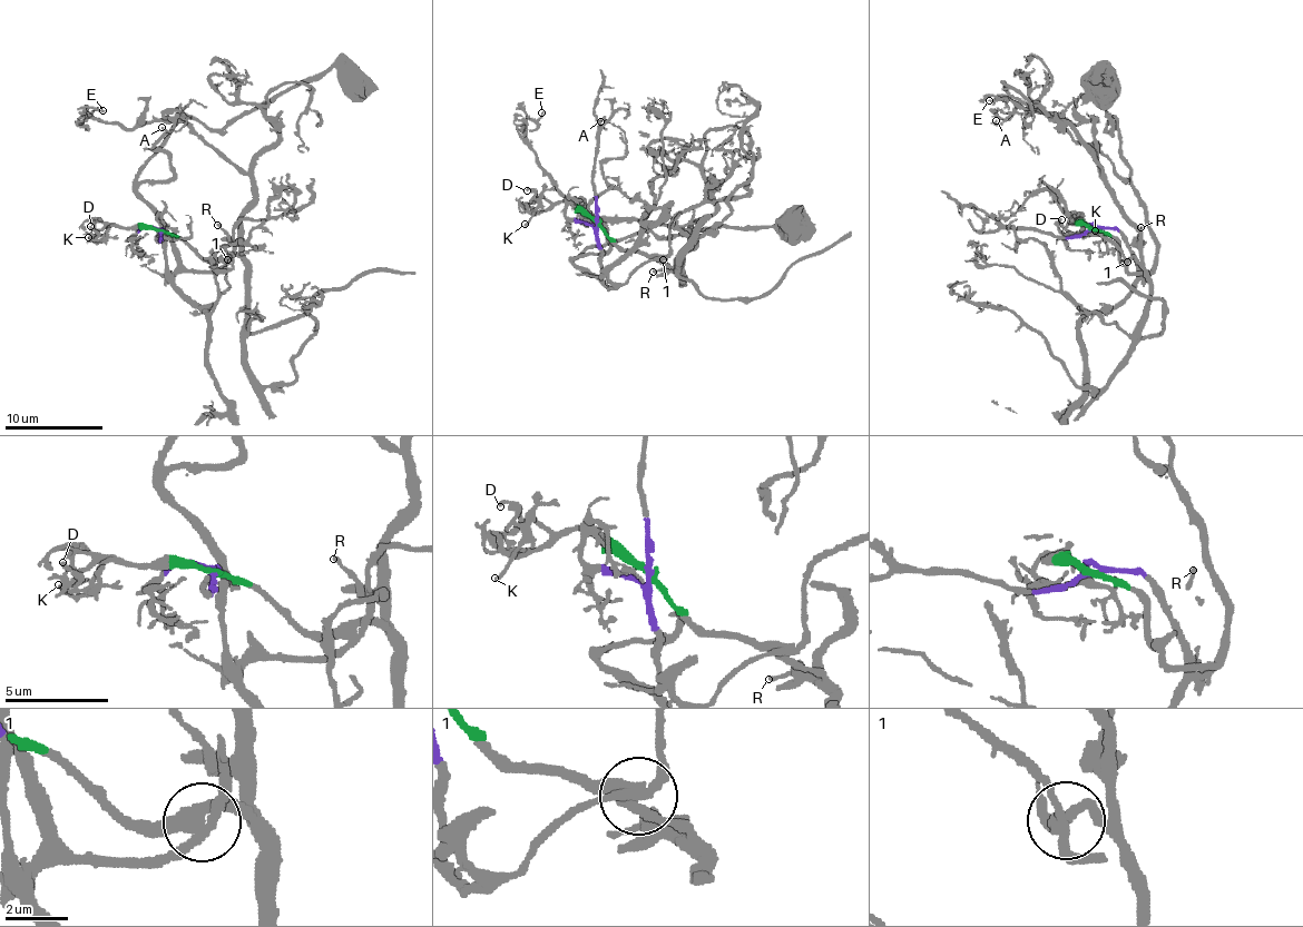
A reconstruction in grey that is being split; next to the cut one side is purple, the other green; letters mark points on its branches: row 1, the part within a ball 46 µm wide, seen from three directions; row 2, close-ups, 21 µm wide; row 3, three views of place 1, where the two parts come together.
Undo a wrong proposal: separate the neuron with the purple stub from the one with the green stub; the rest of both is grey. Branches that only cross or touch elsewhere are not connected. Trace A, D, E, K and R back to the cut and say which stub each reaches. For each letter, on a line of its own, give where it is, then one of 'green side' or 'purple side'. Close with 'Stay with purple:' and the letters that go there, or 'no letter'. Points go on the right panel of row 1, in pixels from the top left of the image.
A: at (996, 120); purple side
D: at (1061, 219); green side
E: at (989, 100); green side
K: at (1095, 230); green side
R: at (1140, 227); green side
Stay with purple: A

